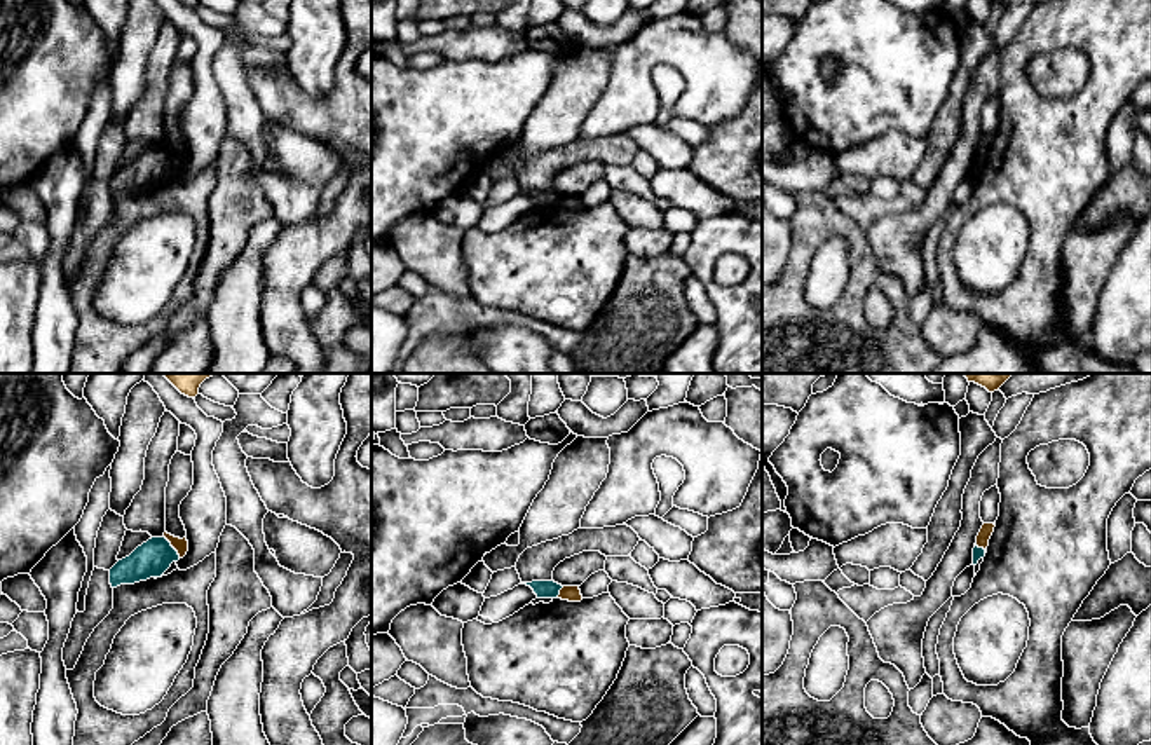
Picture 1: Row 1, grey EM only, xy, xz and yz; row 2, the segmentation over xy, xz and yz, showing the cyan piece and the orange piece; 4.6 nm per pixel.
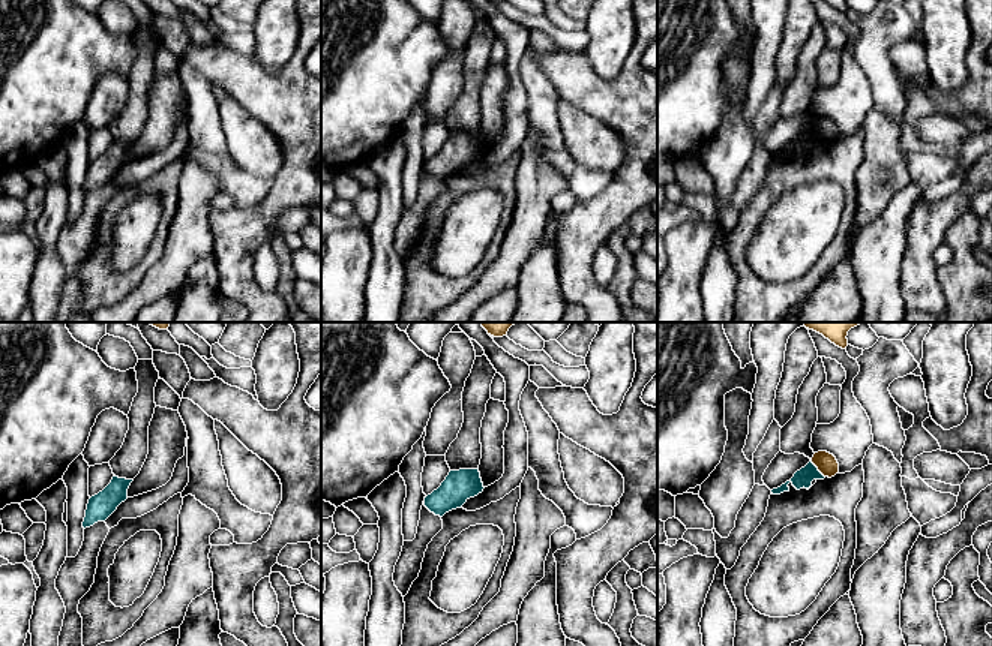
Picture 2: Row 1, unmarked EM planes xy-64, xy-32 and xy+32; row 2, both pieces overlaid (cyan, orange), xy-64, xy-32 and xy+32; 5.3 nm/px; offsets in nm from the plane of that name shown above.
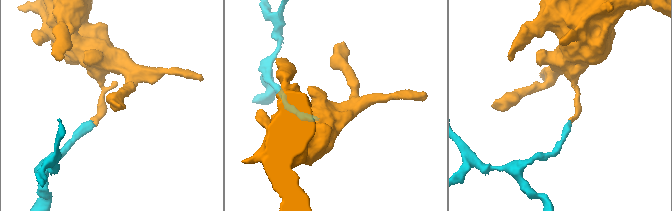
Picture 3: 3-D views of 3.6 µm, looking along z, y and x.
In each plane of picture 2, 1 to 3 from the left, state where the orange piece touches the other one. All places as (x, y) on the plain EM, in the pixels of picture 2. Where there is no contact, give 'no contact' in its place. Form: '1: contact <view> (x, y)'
1: no contact
2: no contact
3: contact xy+32 (817, 134)

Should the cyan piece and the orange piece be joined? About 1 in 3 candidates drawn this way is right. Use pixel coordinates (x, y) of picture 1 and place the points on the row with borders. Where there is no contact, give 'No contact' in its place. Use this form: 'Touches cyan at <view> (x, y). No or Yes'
Touches cyan at xy (171, 546). No

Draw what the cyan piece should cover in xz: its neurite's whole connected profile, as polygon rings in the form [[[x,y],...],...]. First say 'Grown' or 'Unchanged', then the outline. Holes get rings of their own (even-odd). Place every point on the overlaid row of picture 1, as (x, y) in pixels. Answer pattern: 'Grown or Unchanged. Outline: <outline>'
Unchanged. Outline: [[[532,581],[532,583],[523,583],[534,590],[537,598],[558,598],[560,590],[563,588],[562,584],[555,581]]]

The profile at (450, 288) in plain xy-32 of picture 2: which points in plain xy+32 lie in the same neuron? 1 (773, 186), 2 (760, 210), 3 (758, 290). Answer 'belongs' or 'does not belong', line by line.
1: belongs
2: belongs
3: belongs

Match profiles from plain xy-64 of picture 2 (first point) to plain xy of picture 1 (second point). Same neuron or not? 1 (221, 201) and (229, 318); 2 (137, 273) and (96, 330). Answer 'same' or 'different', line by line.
1: same
2: same

